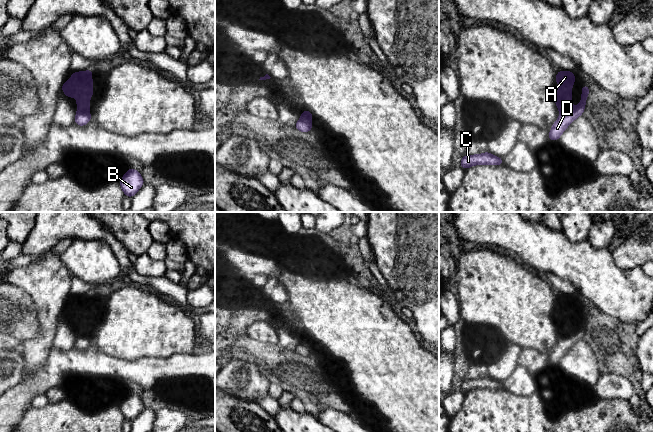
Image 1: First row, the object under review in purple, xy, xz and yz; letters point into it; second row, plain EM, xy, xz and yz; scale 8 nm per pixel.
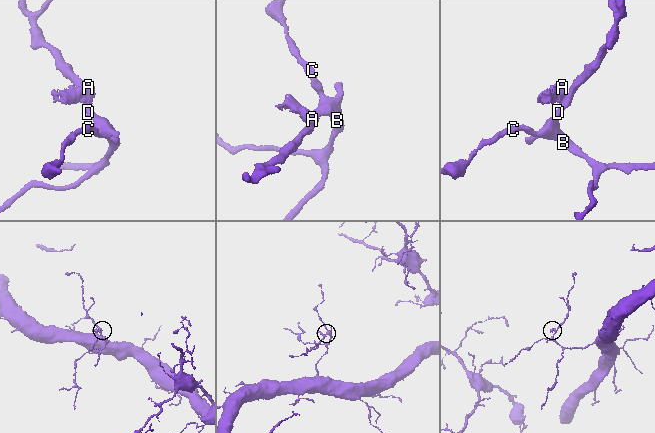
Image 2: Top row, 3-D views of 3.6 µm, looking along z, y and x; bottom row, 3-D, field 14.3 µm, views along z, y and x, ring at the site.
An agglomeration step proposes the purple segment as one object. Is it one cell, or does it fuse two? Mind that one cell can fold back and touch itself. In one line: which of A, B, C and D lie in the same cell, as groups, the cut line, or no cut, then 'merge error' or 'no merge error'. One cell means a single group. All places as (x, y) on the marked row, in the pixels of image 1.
A / B C D | yz (572, 110), (561, 113) | merge error

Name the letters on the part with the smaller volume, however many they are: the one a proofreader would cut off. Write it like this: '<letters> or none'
A

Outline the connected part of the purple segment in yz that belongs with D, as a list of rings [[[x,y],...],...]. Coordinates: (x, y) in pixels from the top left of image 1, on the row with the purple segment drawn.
[[[582,86],[582,97],[578,106],[570,112],[561,113],[552,125],[551,131],[548,135],[548,140],[559,140],[560,135],[566,130],[566,128],[578,117],[583,115],[583,111],[586,105],[586,99],[588,97],[590,89],[588,86]]]

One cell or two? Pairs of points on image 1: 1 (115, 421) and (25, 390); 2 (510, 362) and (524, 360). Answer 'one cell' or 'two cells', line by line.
1: two cells
2: two cells

